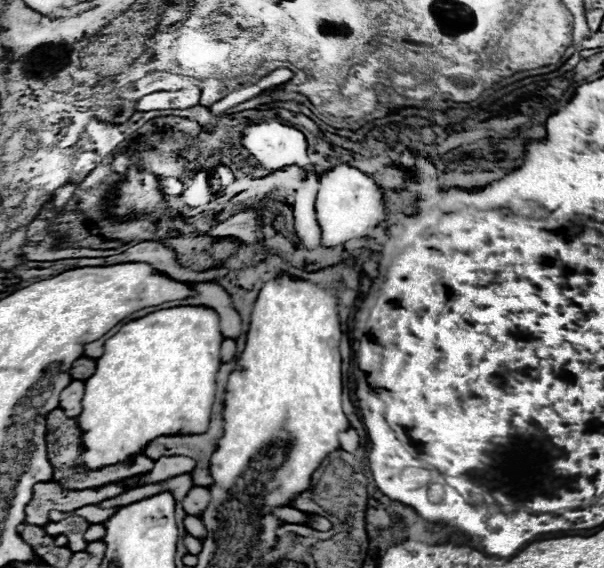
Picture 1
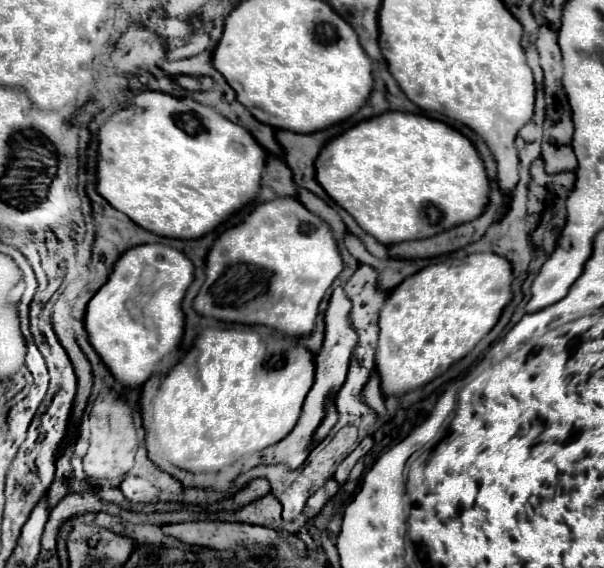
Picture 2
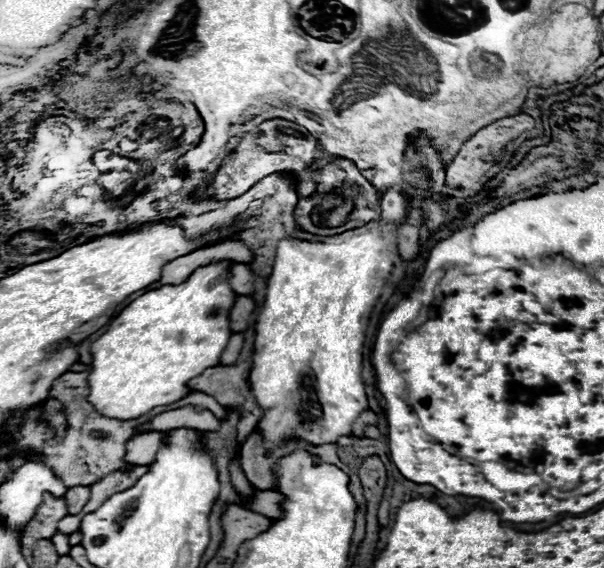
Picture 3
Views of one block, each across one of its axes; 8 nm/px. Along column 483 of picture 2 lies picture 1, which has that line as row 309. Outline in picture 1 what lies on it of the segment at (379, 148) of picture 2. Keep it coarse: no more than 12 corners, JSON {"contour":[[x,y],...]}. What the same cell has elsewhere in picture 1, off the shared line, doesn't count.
{"contour":[[220,316],[130,320],[84,382],[102,468],[208,430]]}

